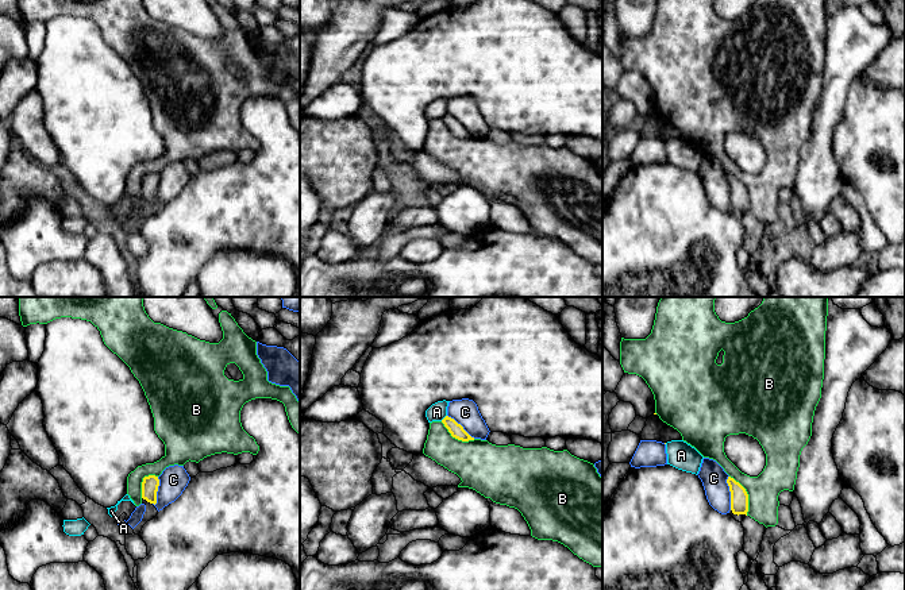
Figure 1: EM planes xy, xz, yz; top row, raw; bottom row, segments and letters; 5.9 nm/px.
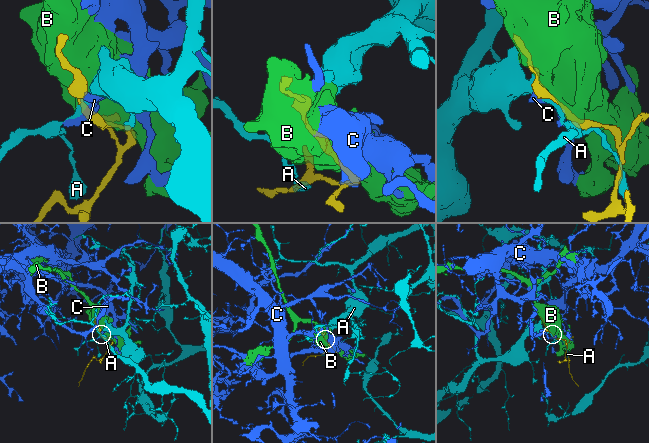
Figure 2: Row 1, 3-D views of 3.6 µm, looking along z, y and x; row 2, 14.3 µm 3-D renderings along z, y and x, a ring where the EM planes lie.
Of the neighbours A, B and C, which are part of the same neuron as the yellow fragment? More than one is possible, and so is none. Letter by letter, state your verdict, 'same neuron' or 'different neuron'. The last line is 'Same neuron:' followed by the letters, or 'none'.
A: different neuron
B: different neuron
C: different neuron
Same neuron: none

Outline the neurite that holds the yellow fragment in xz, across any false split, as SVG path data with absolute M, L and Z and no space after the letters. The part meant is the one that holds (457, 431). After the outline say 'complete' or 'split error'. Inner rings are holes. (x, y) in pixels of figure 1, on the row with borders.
M446 416L442 423L444 424L444 427L448 429L448 432L451 433L452 437L462 440L462 441L469 441L469 440L474 440L474 437L471 437L461 424L458 424L454 419Z; complete

